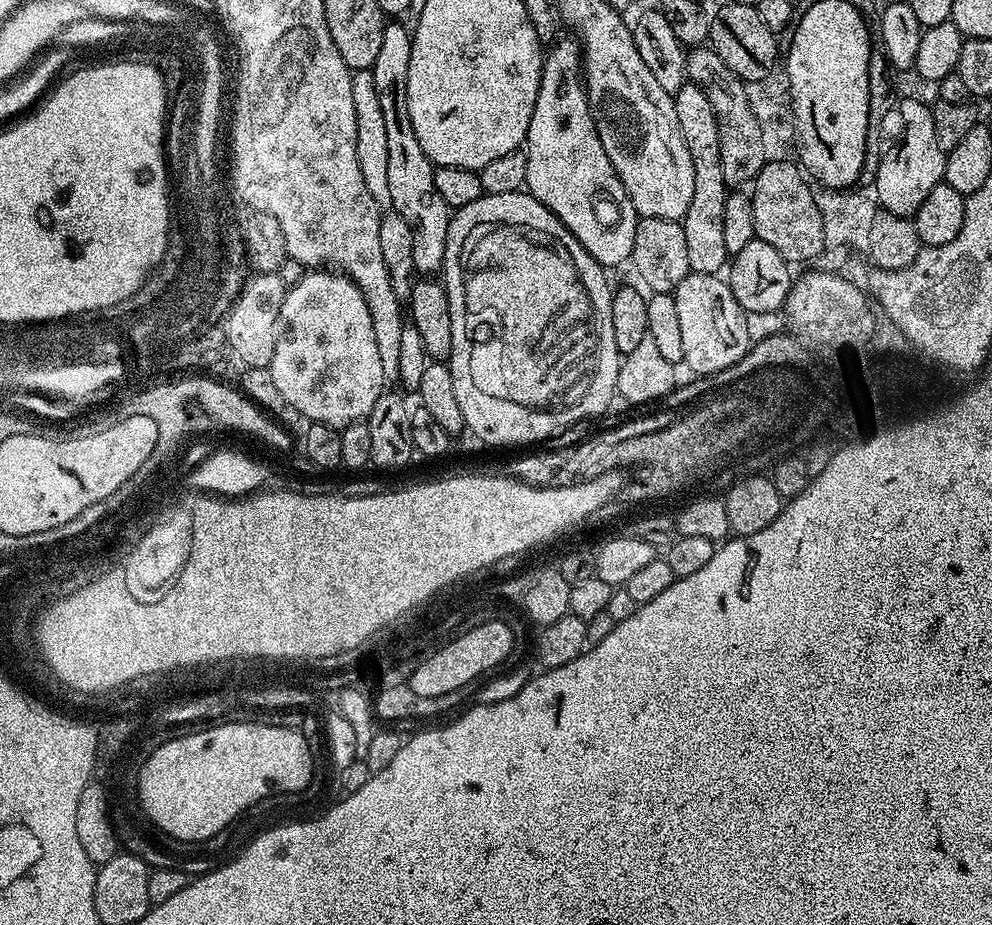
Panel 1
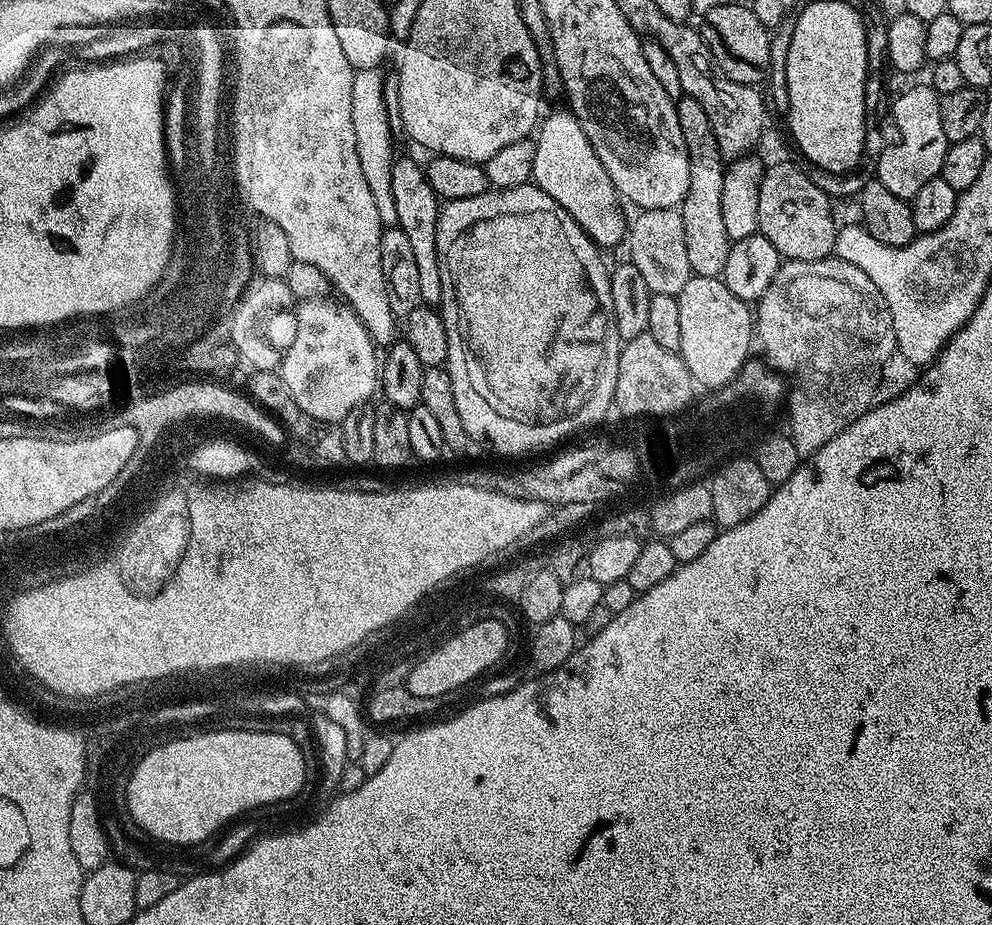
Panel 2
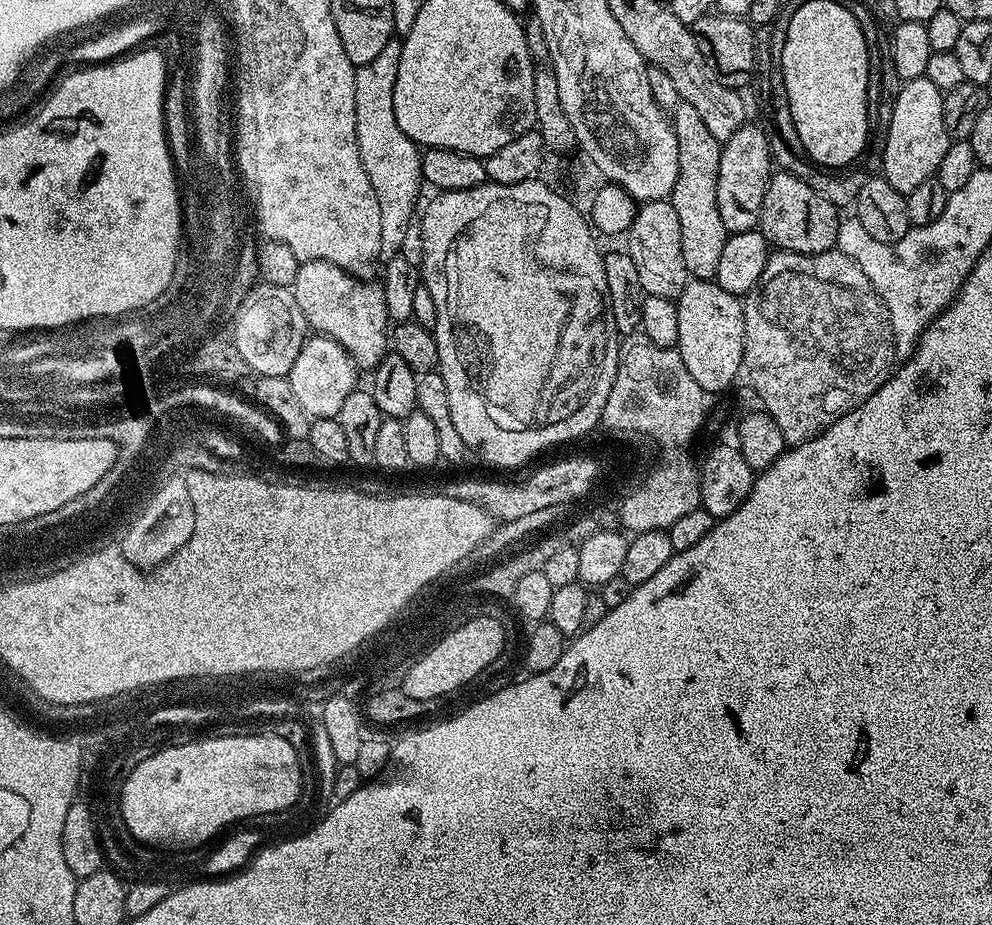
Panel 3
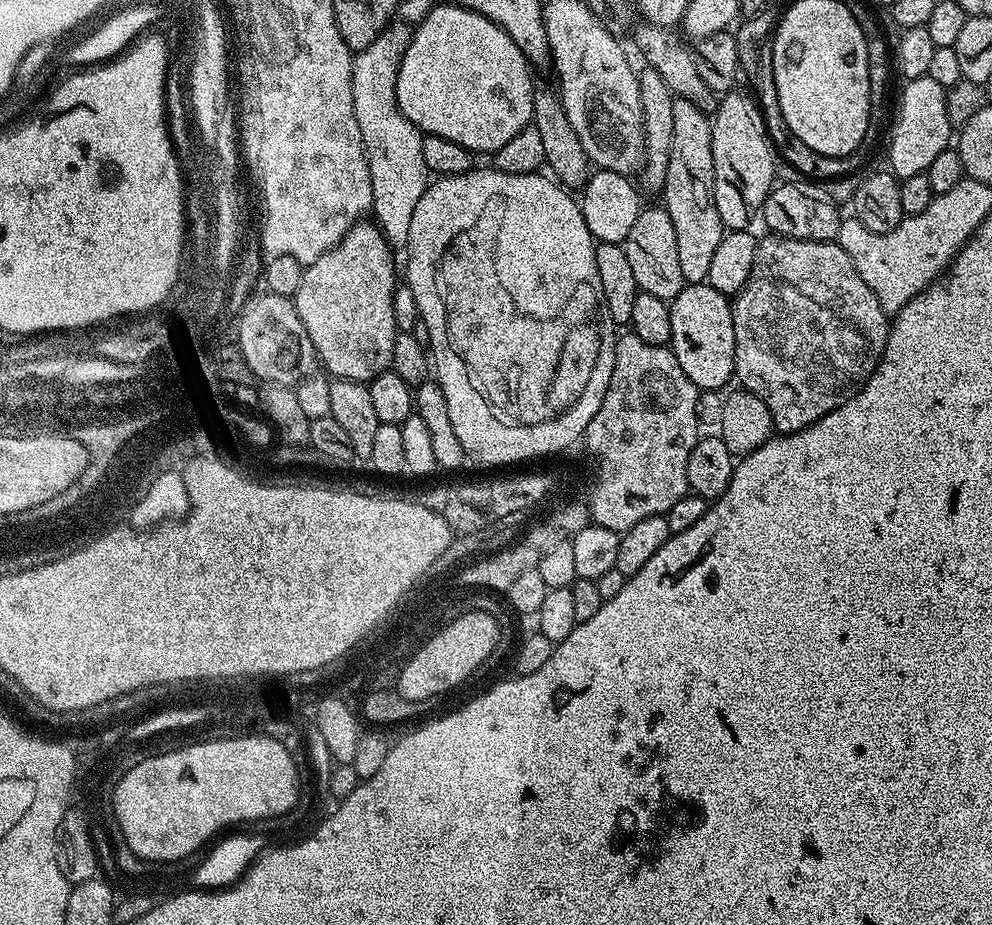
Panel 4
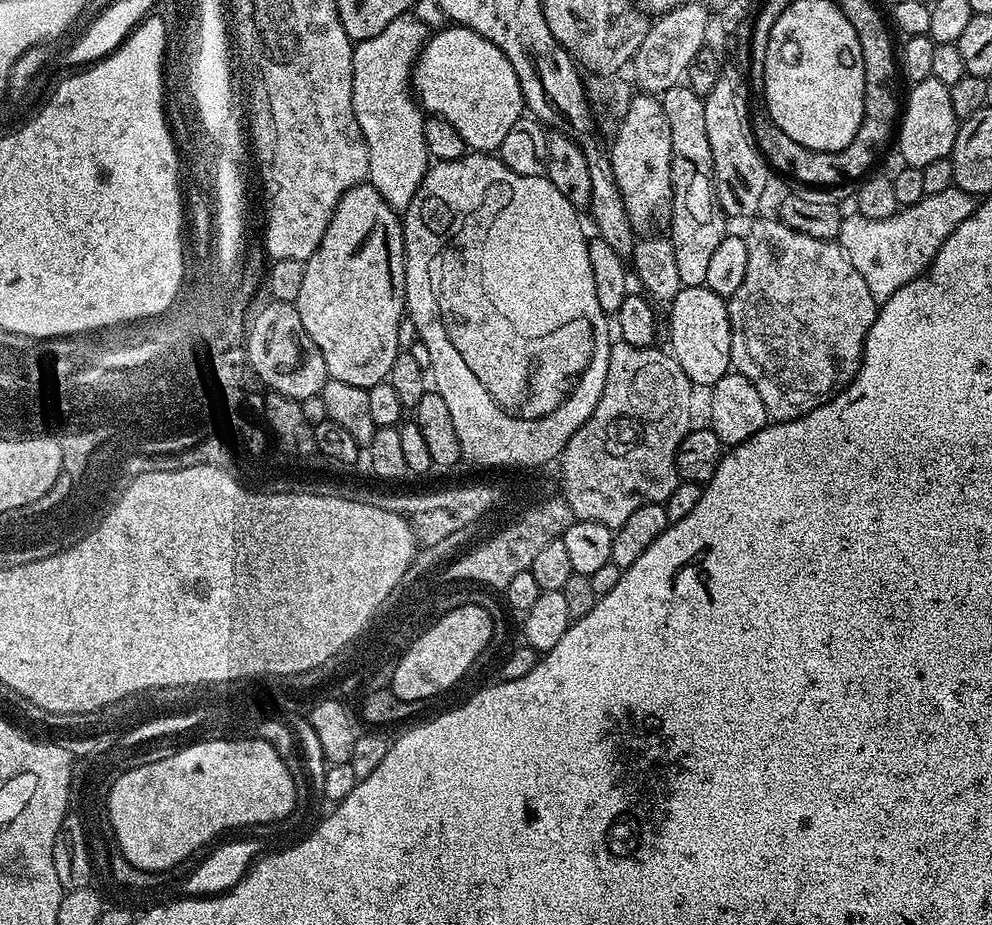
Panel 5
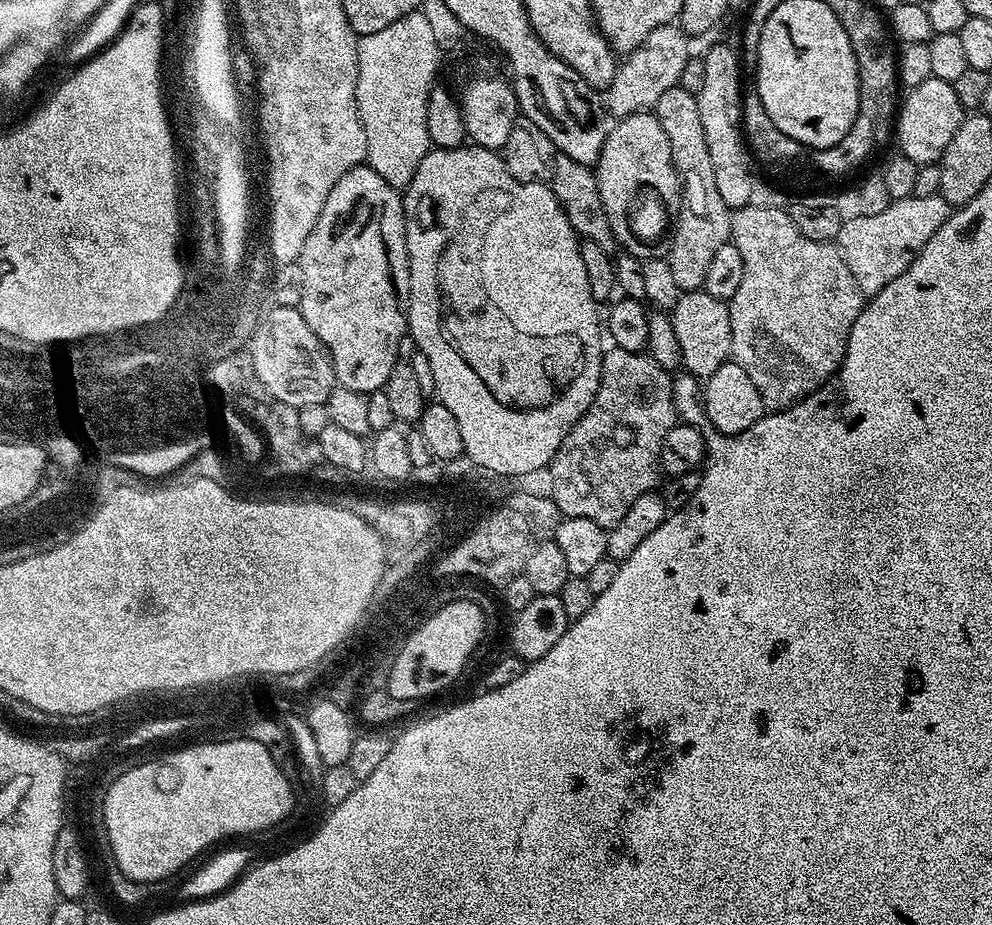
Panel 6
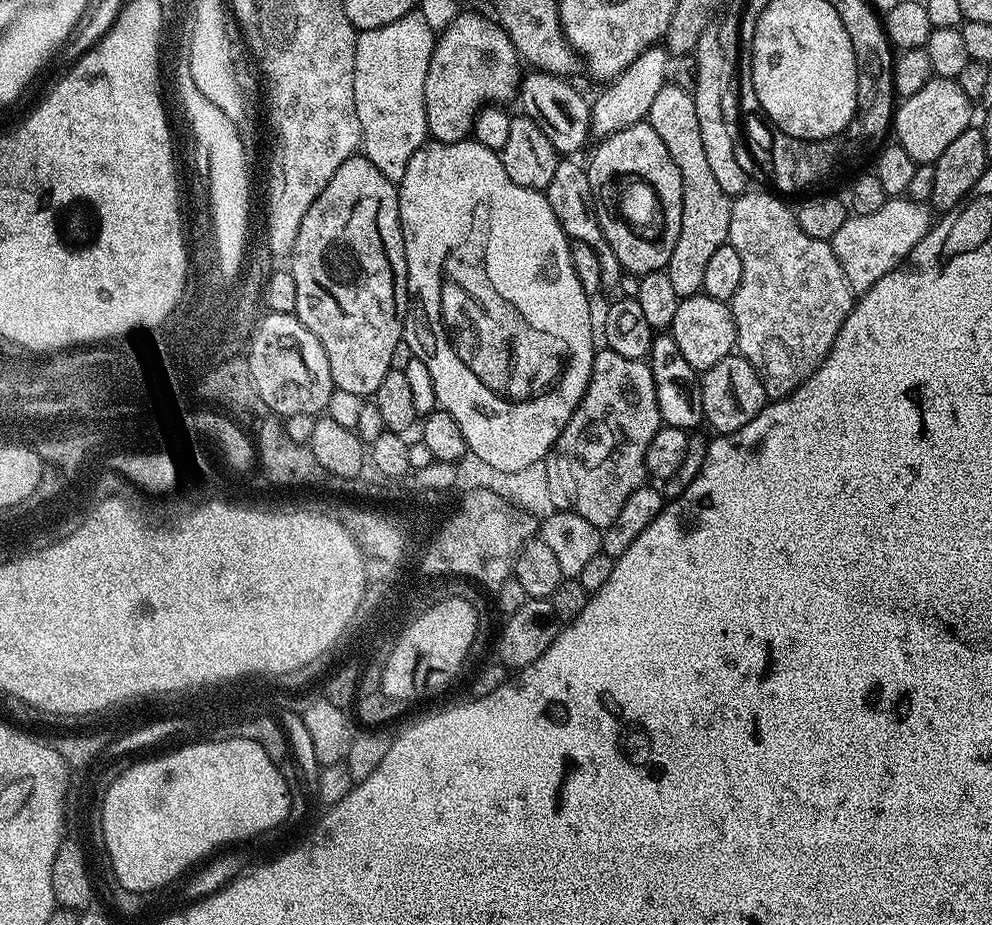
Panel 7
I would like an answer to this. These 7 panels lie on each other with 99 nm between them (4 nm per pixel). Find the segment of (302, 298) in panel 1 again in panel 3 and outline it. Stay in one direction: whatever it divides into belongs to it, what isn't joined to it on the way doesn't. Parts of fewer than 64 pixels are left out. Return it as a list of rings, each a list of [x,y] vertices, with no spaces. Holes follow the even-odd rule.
[[[319,334],[309,335],[304,341],[302,350],[289,370],[287,378],[290,386],[294,386],[294,395],[306,414],[313,418],[336,417],[338,410],[342,410],[342,402],[346,402],[346,394],[350,394],[358,386],[358,369],[352,363],[338,342],[334,342],[328,336]]]

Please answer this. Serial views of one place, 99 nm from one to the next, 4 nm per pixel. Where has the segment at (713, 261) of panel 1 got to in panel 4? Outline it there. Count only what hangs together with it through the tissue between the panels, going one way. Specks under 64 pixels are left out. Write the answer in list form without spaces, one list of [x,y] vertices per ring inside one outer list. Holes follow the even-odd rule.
[[[676,98],[674,138],[670,142],[662,204],[670,214],[670,222],[674,222],[674,234],[678,238],[678,263],[682,266],[682,278],[688,284],[703,284],[707,281],[714,250],[718,247],[718,242],[722,242],[726,231],[716,209],[715,181],[709,113],[694,106],[694,102]]]

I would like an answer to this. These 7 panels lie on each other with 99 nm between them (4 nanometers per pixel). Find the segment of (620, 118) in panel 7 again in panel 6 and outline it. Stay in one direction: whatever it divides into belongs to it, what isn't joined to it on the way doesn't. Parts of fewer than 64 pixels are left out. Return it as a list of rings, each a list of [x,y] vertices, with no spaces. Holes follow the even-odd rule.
[[[675,23],[658,26],[642,41],[635,50],[627,53],[628,60],[617,67],[614,78],[606,90],[606,108],[613,112],[613,117],[629,116],[635,112],[655,109],[658,98],[666,90],[677,87],[680,83],[682,66],[686,66],[690,55],[689,37],[683,28]]]

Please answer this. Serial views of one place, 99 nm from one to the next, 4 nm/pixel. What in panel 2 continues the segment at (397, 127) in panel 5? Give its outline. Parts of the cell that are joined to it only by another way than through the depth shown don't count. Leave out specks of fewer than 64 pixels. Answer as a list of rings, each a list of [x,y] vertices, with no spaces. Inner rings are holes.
[[[371,68],[361,72],[353,71],[350,86],[350,122],[354,122],[354,146],[358,146],[358,162],[362,162],[362,175],[370,185],[370,194],[378,206],[378,218],[381,224],[392,226],[396,223],[394,210],[394,190],[392,189],[392,167],[398,155],[398,149],[392,145],[394,129],[390,126],[390,118],[386,110],[386,90],[384,89],[385,73],[380,68]]]

